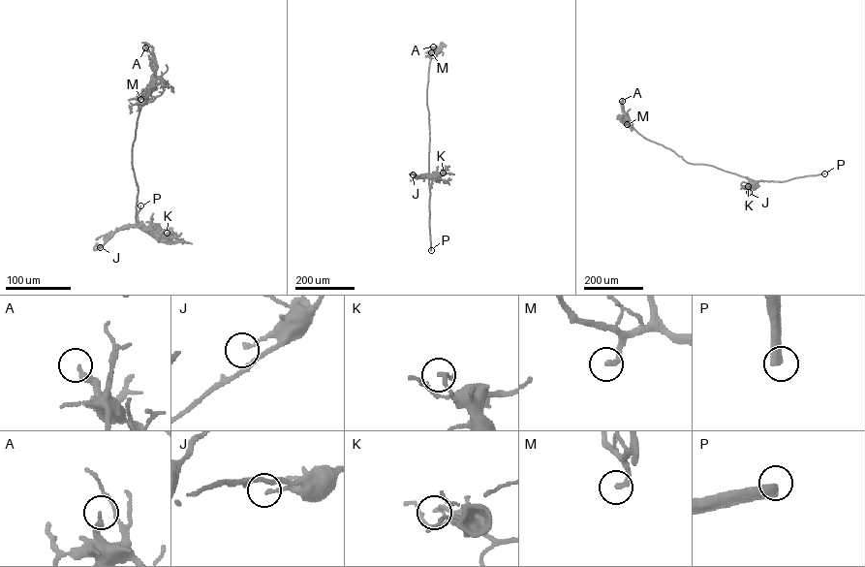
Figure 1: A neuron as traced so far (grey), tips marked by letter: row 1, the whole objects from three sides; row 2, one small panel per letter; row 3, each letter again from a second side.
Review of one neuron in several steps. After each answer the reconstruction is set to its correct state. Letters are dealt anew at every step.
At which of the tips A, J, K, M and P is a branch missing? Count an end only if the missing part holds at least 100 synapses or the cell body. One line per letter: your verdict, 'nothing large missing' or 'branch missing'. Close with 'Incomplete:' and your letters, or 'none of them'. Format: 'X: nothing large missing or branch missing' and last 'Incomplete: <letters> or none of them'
A: nothing large missing
J: nothing large missing
K: nothing large missing
M: branch missing
P: branch missing
Incomplete: M, P

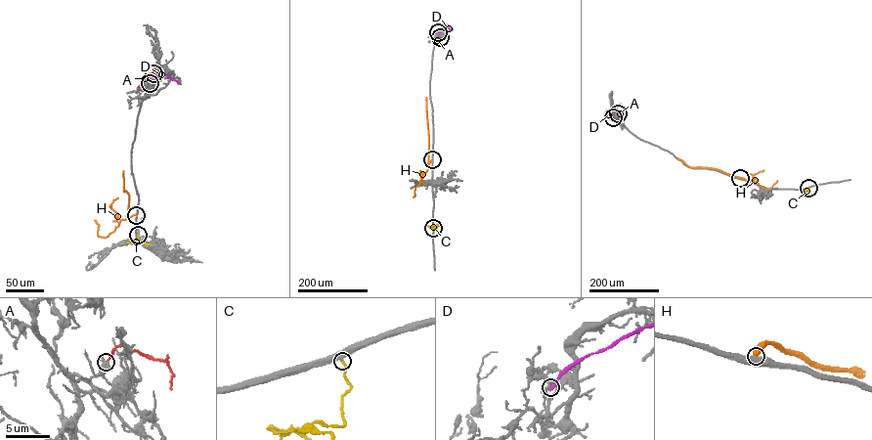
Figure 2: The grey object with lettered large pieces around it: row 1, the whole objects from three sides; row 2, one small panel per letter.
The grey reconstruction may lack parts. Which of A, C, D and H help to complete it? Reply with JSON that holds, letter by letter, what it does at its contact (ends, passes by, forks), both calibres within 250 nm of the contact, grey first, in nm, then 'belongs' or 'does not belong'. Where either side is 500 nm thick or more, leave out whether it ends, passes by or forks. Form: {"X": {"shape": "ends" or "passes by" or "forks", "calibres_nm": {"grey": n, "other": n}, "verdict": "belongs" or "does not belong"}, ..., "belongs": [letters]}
{"A": {"calibres_nm": {"grey": 650, "other": 160}, "verdict": "does not belong"}, "C": {"shape": "ends", "calibres_nm": {"grey": 400, "other": 160}, "verdict": "belongs"}, "D": {"shape": "ends", "calibres_nm": {"grey": 190, "other": 240}, "verdict": "does not belong"}, "H": {"calibres_nm": {"grey": 600, "other": 440}, "verdict": "does not belong"}, "belongs": ["C"]}

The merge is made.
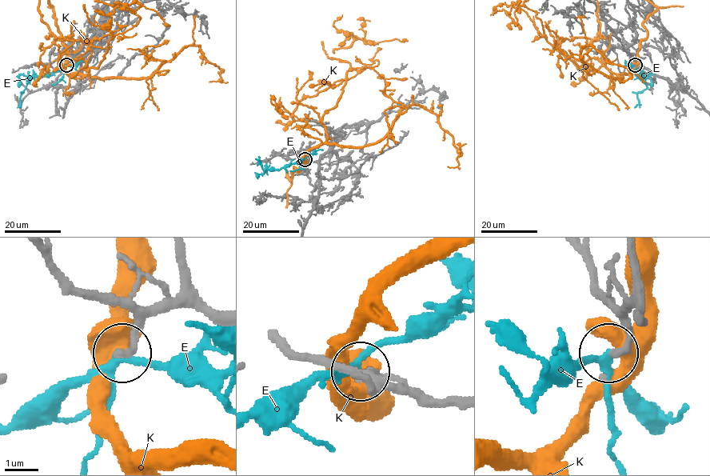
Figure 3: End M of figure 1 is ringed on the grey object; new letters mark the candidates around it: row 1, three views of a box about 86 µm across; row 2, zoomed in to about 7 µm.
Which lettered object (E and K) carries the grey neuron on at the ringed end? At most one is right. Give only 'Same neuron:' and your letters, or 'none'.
Same neuron: E

